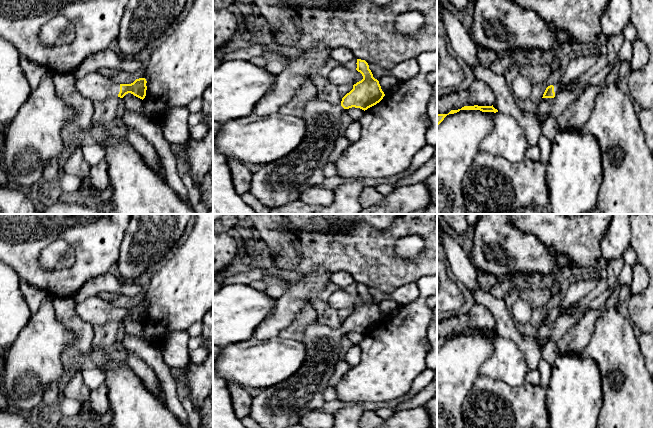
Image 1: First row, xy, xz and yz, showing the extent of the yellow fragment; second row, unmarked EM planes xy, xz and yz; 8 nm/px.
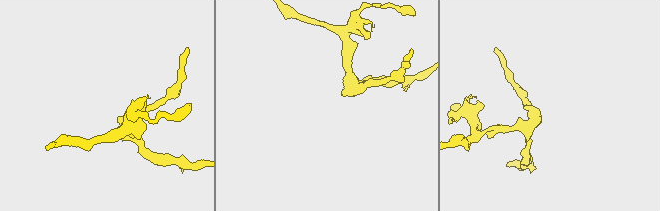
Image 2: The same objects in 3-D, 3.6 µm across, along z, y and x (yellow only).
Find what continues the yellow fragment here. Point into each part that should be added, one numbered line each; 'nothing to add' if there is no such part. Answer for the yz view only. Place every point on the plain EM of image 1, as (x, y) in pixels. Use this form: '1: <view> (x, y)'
1: yz (558, 311)

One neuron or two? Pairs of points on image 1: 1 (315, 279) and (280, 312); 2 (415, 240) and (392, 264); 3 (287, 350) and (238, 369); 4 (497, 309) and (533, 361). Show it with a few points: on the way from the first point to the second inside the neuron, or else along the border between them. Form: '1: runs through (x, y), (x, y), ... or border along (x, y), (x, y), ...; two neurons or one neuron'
1: runs through (306, 288), (289, 304); one neuron
2: border along (393, 248), (403, 259), (415, 259), (422, 252); two neurons
3: runs through (275, 360), (267, 363), (250, 363); one neuron
4: runs through (504, 322), (528, 348); one neuron

